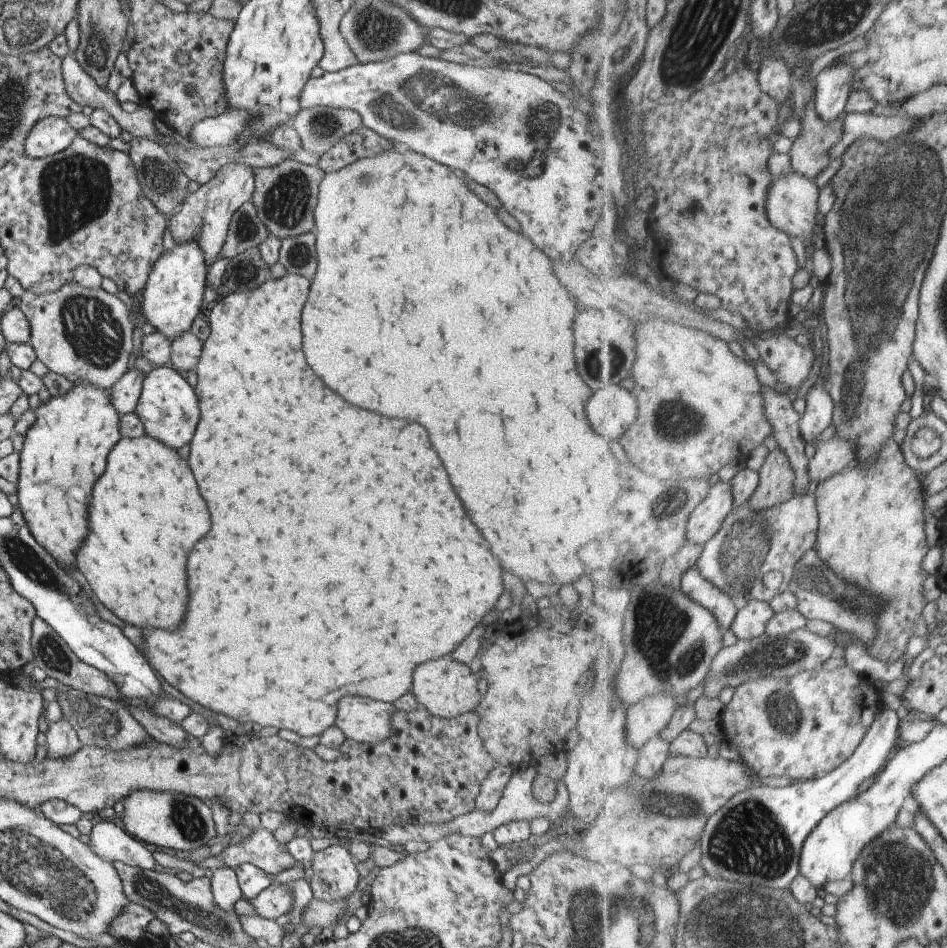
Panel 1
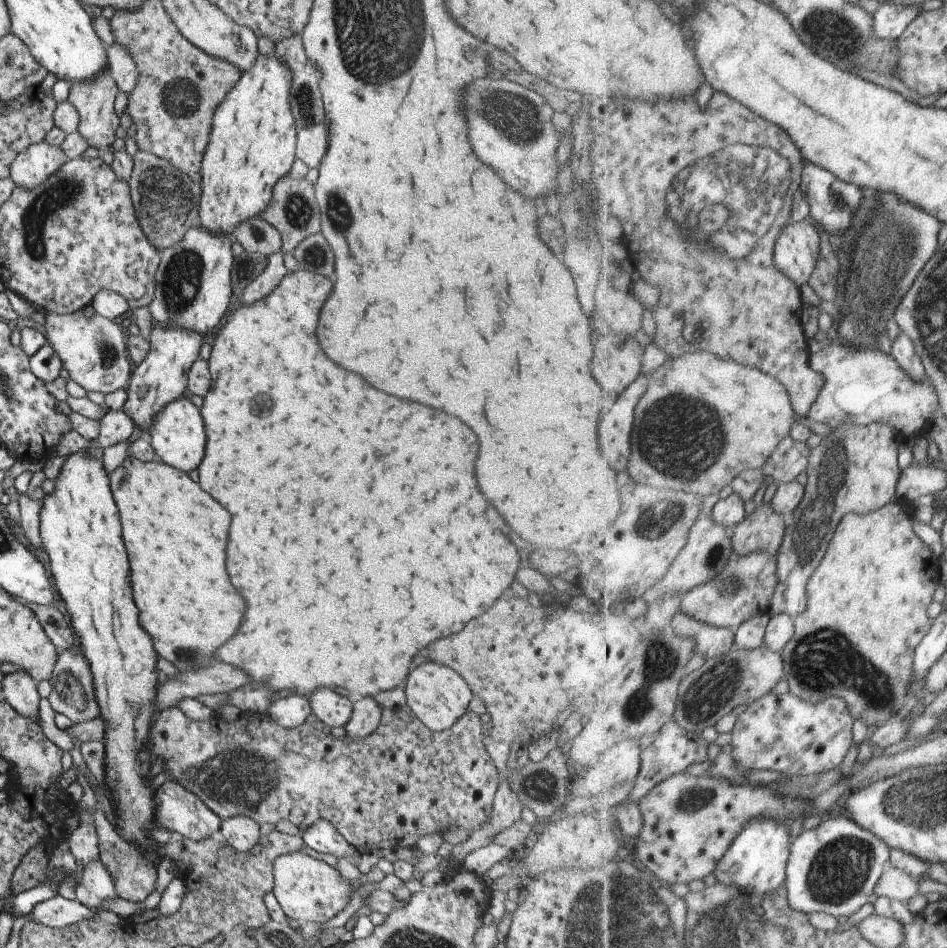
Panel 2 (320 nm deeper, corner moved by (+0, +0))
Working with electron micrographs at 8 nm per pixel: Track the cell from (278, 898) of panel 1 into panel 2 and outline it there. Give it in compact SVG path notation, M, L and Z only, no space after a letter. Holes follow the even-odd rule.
M303 850L279 855L272 864L272 893L289 922L309 920L323 924L347 906L351 884L339 875L334 865L308 856Z

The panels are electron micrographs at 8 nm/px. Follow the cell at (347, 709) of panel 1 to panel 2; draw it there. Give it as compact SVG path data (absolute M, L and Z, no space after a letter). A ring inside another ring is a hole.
M317 687L307 696L310 712L315 714L318 724L335 728L345 726L352 713L351 700L335 693L329 687Z

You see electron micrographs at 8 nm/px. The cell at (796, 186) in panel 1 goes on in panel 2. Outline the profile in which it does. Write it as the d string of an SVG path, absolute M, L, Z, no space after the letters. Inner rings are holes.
M807 218L790 222L776 244L775 262L795 284L809 284L822 255L821 236Z

